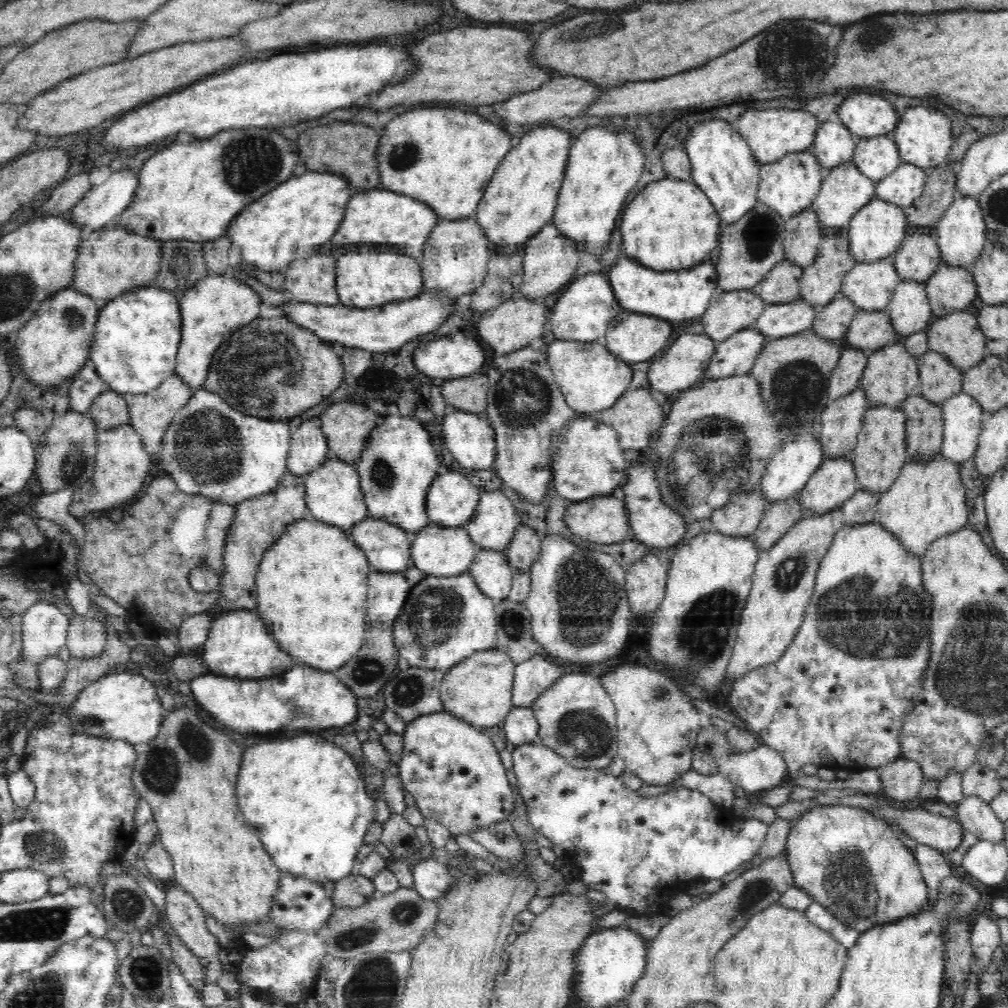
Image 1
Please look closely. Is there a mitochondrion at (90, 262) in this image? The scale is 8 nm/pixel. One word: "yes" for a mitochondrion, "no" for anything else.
no

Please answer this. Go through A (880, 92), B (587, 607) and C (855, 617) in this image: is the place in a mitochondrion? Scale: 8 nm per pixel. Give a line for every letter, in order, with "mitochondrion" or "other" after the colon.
A: other
B: mitochondrion
C: mitochondrion

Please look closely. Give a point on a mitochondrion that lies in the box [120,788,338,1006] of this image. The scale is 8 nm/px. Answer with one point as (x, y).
(145, 971)

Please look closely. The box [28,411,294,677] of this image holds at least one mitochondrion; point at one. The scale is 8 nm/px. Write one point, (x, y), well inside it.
(74, 465)

